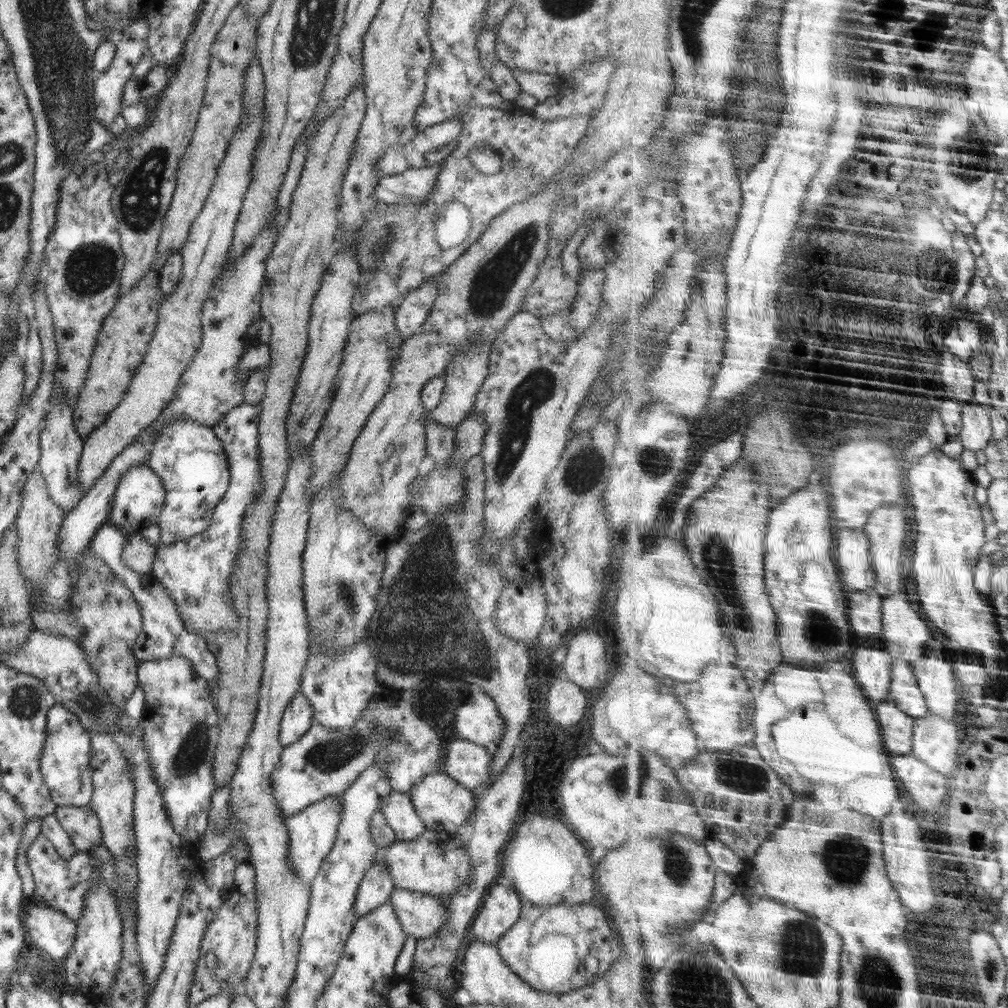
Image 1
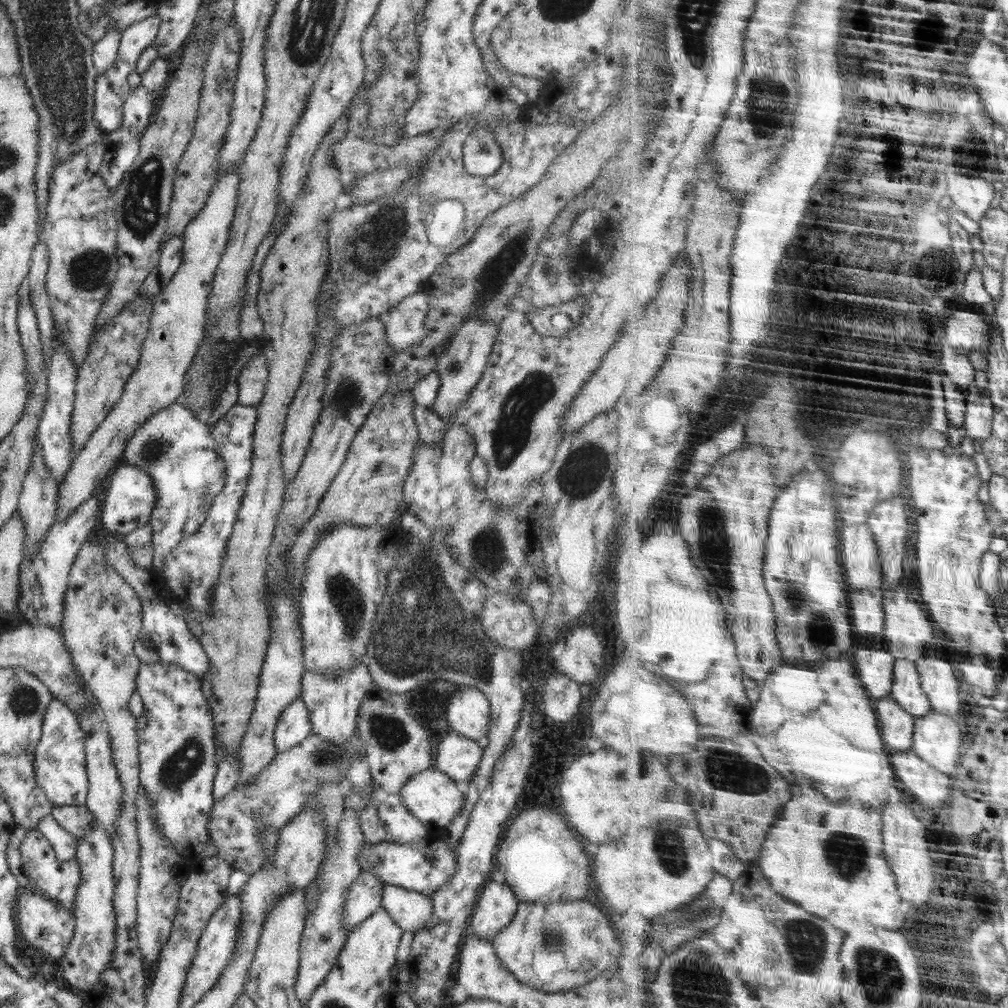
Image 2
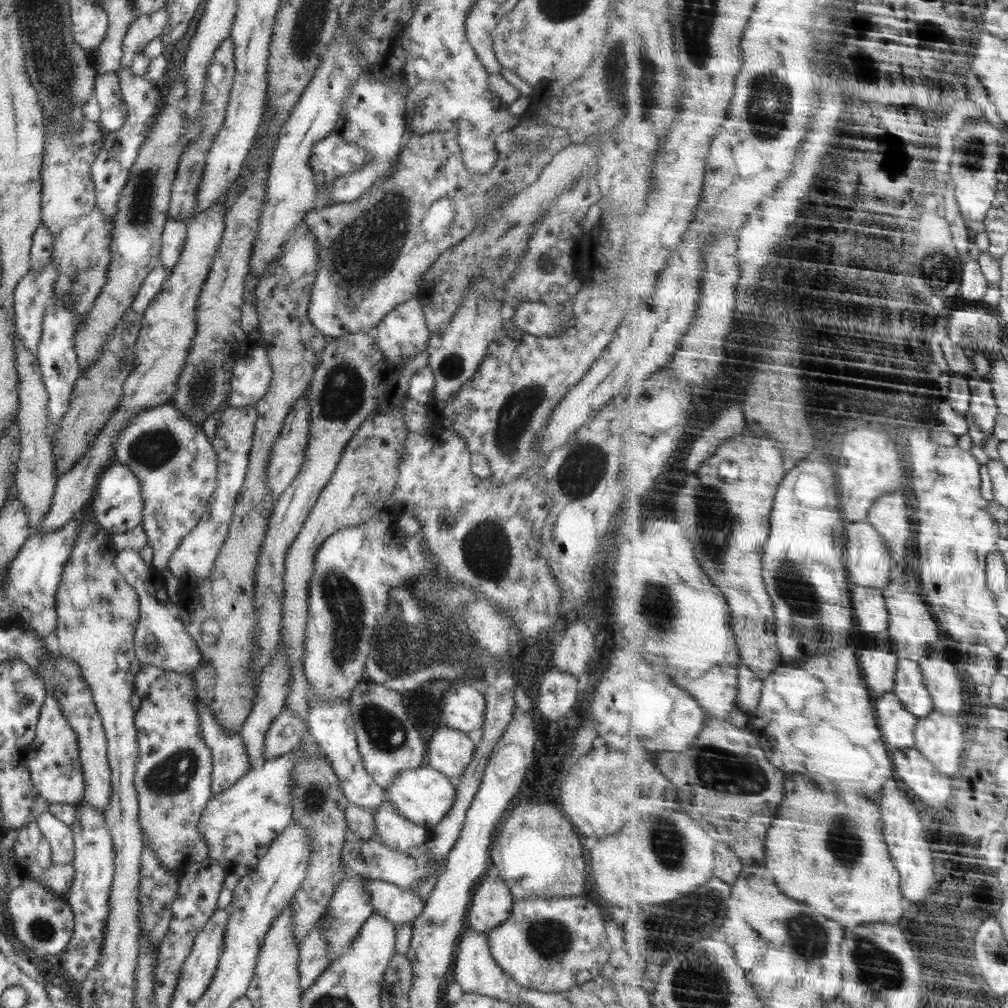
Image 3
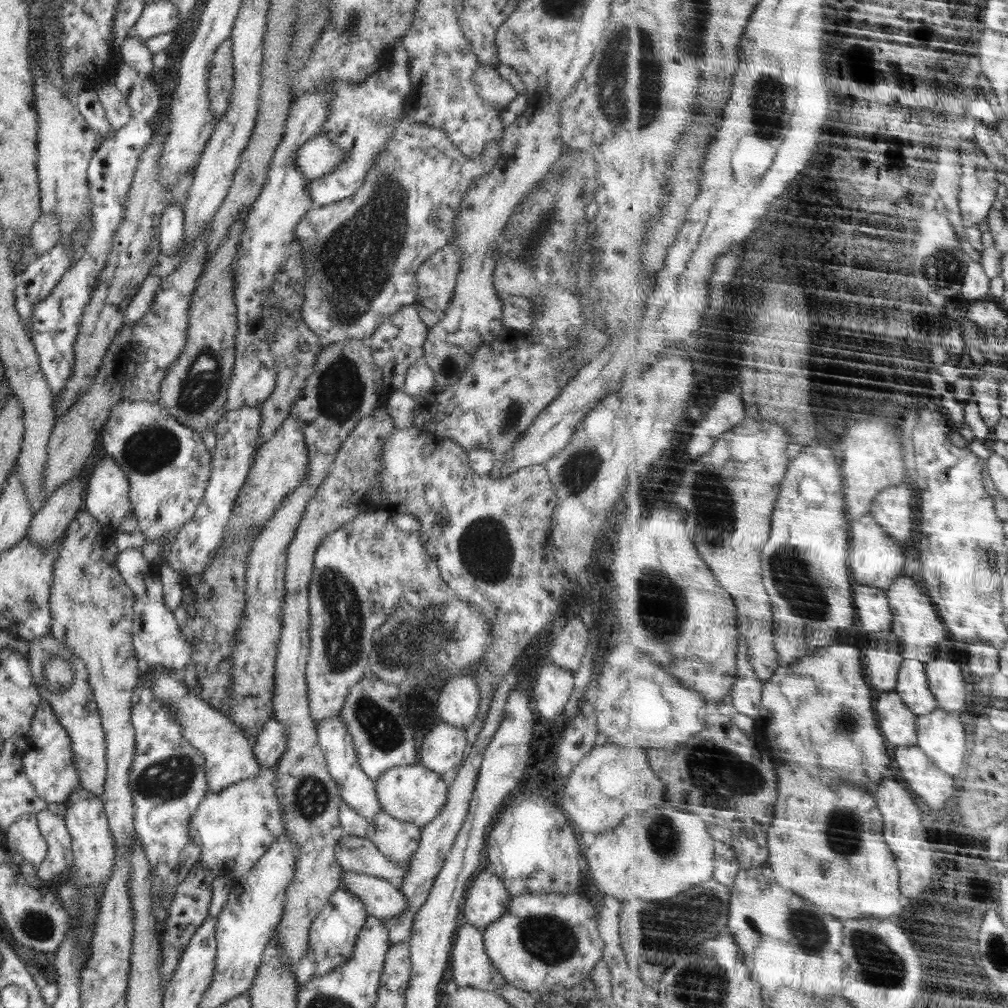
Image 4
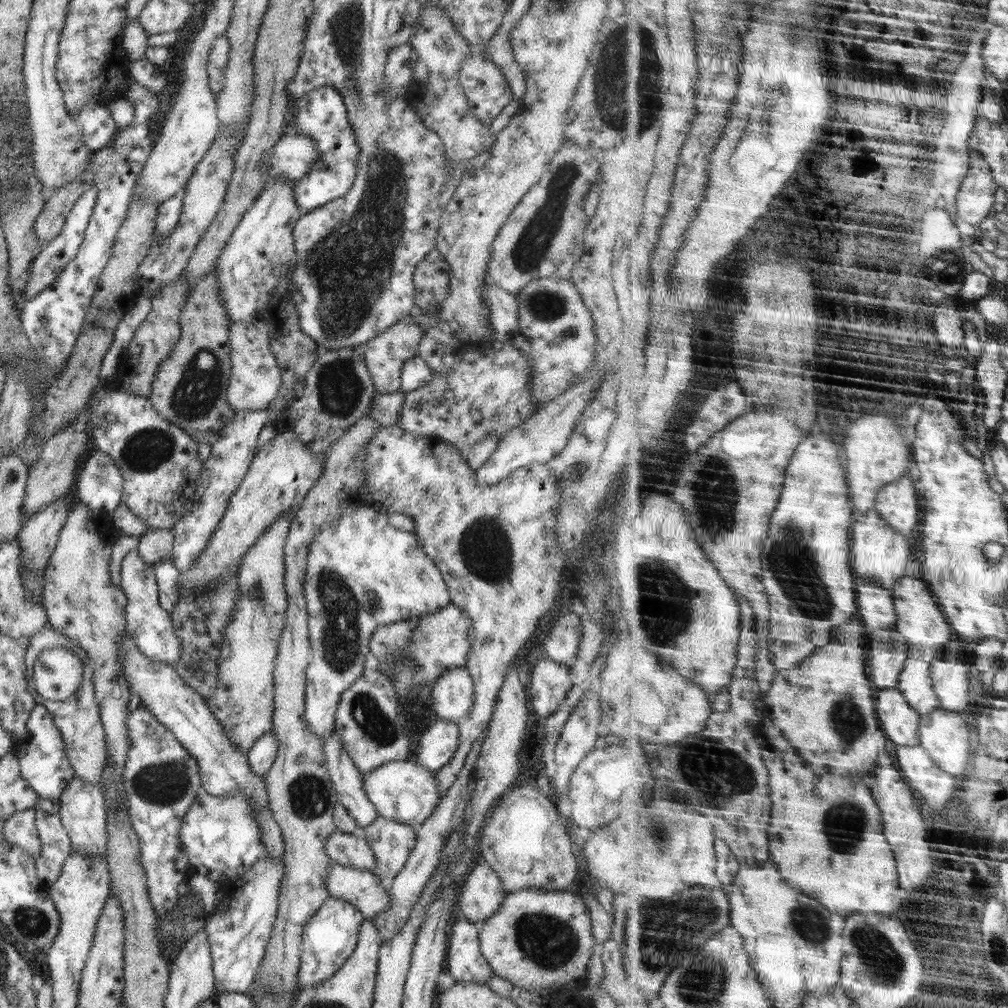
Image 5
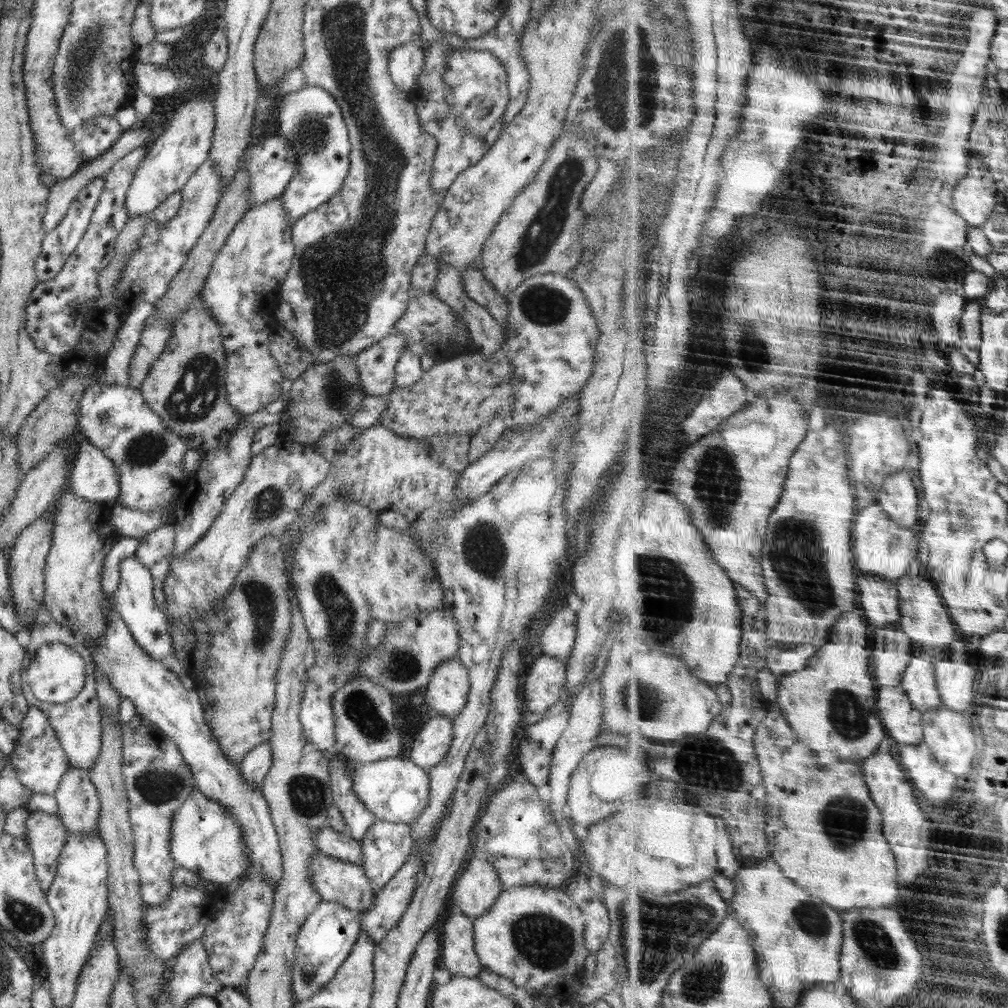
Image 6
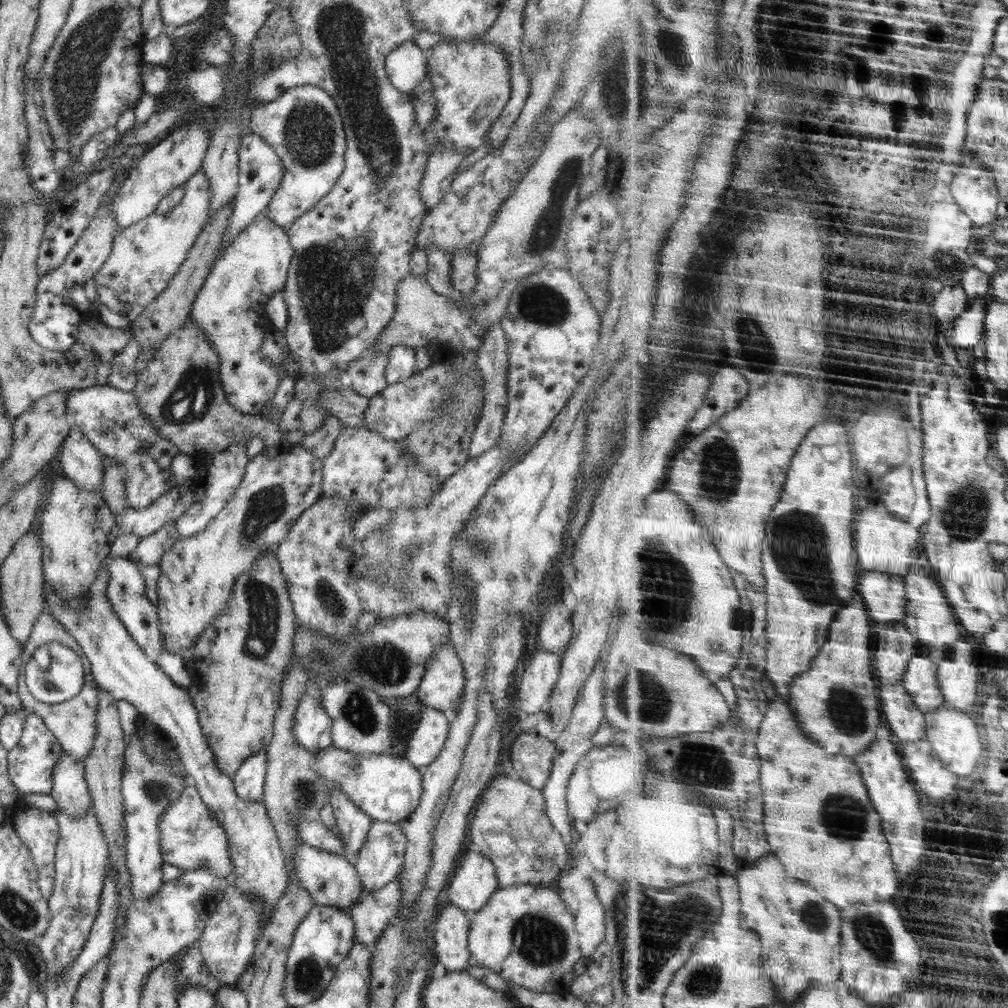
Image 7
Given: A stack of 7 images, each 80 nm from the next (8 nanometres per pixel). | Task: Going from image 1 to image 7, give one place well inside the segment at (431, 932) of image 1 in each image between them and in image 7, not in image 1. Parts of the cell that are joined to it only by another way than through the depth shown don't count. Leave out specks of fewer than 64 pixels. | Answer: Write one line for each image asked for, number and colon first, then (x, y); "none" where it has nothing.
2: (410, 910)
3: (399, 905)
4: (381, 899)
5: (361, 888)
6: (335, 880)
7: (332, 880)

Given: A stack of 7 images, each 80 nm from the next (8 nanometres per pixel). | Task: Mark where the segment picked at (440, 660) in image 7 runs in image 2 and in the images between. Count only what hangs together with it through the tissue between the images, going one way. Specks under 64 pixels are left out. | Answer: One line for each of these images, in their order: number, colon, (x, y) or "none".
2: (469, 714)
3: (464, 706)
4: (459, 700)
5: (453, 692)
6: (446, 693)

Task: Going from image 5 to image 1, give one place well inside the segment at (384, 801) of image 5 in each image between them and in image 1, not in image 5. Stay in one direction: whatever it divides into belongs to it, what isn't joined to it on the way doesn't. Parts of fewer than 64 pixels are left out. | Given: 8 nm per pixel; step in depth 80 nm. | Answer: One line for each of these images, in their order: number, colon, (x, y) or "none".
1: (443, 804)
2: (431, 796)
3: (423, 795)
4: (413, 793)

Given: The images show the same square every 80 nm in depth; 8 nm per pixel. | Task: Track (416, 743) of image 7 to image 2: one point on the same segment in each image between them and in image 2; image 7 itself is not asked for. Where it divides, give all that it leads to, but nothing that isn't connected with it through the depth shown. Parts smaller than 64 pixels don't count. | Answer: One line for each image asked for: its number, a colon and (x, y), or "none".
2: (459, 757)
3: (449, 751)
4: (442, 749)
5: (437, 745)
6: (431, 745)

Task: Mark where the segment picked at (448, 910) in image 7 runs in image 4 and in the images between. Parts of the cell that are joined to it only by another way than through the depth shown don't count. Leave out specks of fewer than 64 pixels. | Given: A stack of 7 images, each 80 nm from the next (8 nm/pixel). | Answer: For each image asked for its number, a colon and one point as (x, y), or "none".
4: (471, 967)
5: (465, 962)
6: (457, 954)

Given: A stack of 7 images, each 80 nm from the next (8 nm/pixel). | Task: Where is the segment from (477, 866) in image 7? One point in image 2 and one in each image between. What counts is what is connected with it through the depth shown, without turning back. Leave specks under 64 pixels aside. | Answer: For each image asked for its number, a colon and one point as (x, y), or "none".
2: (496, 906)
3: (491, 903)
4: (487, 898)
5: (481, 893)
6: (477, 886)

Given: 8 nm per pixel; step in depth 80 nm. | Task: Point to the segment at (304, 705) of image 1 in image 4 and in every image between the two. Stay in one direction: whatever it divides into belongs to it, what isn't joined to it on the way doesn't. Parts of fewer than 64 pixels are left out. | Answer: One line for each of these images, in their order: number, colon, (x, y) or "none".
2: (294, 725)
3: (287, 730)
4: (271, 742)

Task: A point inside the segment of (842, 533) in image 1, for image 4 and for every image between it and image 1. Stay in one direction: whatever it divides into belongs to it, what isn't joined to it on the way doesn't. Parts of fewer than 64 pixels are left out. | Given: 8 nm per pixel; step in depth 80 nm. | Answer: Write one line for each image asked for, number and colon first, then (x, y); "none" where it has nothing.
2: (861, 555)
3: (871, 562)
4: (877, 558)

